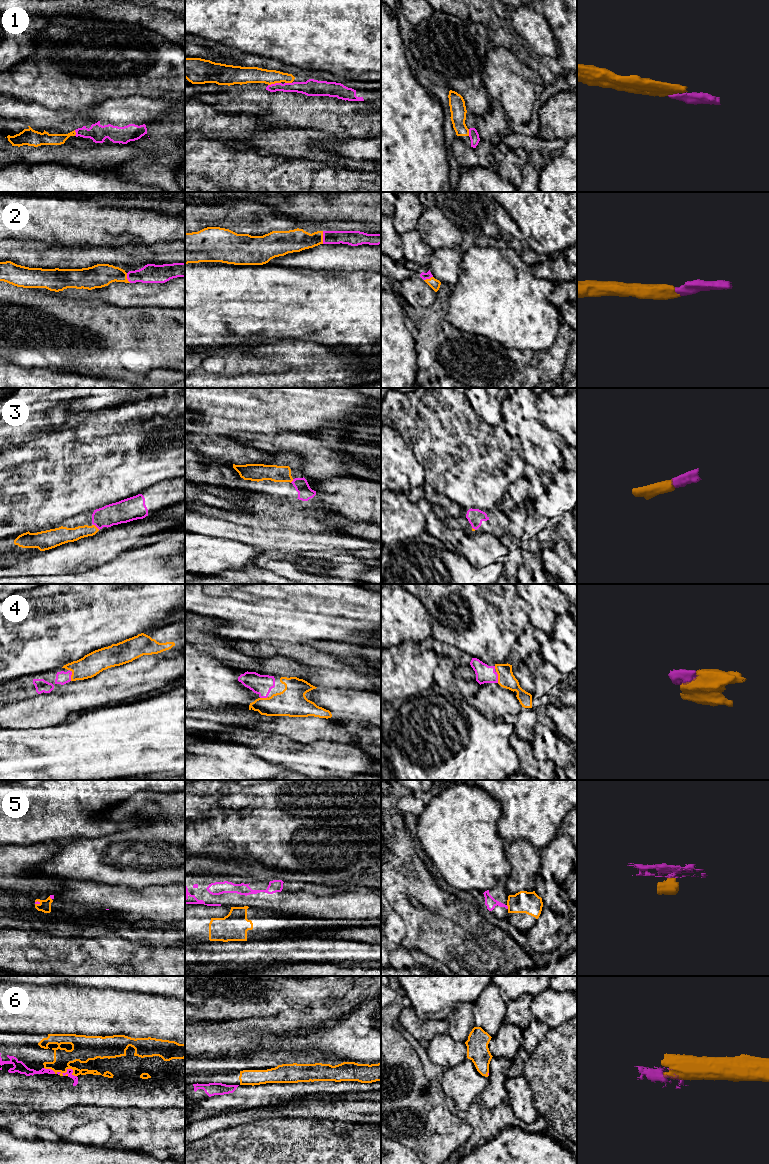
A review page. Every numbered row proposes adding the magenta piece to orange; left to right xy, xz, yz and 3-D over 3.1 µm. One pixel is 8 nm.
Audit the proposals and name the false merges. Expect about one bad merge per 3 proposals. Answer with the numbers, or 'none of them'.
5, 6

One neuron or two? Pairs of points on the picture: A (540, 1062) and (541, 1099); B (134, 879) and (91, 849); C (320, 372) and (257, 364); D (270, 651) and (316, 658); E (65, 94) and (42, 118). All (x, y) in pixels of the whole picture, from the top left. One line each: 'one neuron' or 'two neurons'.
A: one neuron
B: one neuron
C: one neuron
D: one neuron
E: two neurons

